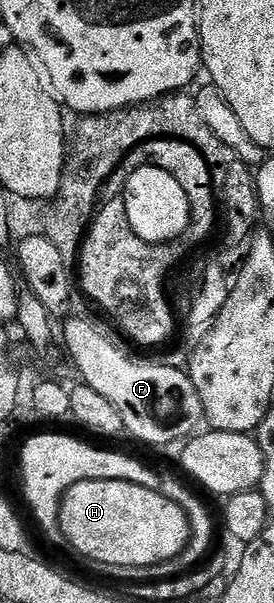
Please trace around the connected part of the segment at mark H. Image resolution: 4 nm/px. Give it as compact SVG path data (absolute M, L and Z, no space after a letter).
M86 480L85 482L77 482L77 486L70 488L63 496L63 501L59 507L59 531L64 541L67 539L81 555L88 556L91 560L96 560L99 566L153 567L155 564L165 563L167 559L181 554L191 537L191 524L187 521L184 505L175 500L170 500L167 496L169 495L157 489L145 490L145 486L137 486L133 482L121 482L120 480Z

